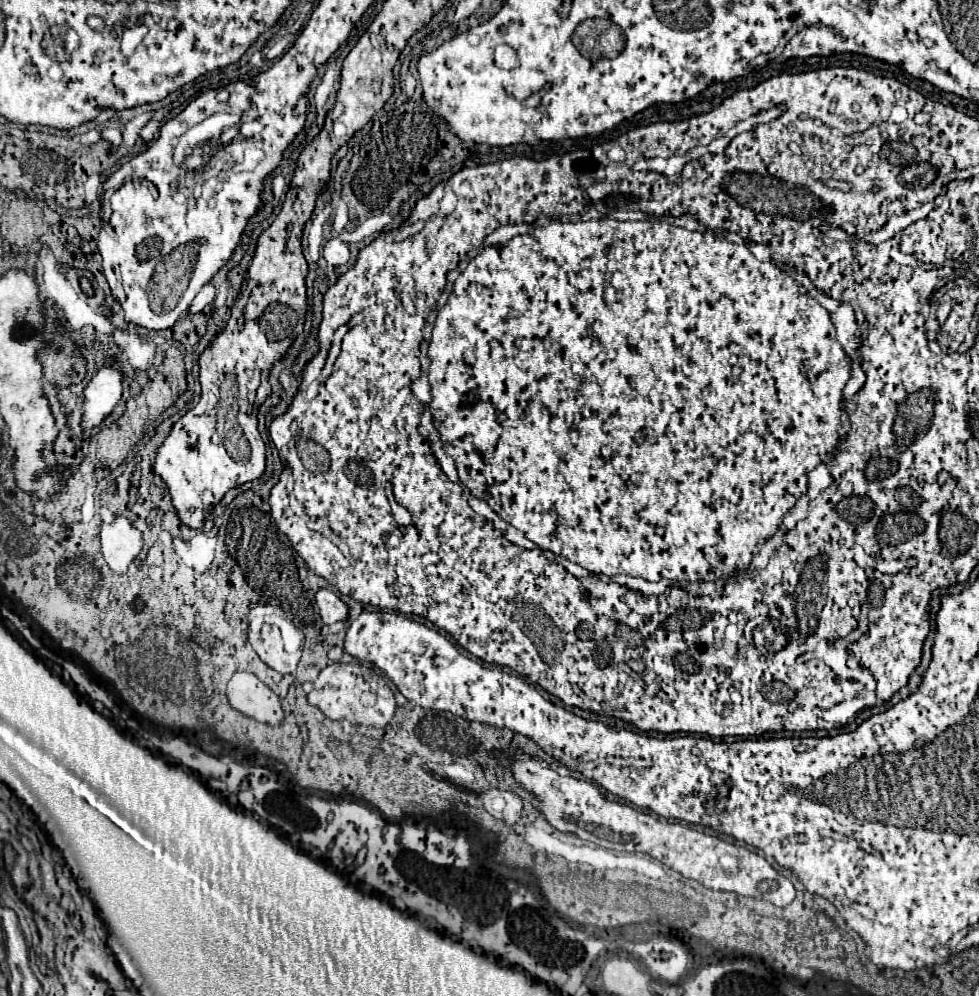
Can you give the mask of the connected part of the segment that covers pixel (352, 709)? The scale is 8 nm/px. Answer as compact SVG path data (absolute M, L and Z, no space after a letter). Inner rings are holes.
M337 663L325 667L313 683L313 691L307 695L307 701L309 705L319 707L329 719L347 719L353 725L385 727L395 711L395 697L384 679L359 663Z

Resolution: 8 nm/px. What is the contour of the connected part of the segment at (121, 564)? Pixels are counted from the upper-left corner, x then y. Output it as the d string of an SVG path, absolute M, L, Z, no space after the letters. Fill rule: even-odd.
M125 517L113 523L101 523L101 553L115 573L127 573L129 565L141 551L141 533Z

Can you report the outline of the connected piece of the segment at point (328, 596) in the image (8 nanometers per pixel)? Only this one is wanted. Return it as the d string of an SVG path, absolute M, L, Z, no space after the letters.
M319 589L315 595L315 601L319 605L319 613L321 613L323 623L331 625L335 621L347 619L347 611L349 611L347 605L331 589Z

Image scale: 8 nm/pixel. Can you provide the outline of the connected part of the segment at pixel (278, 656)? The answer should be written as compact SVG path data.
M253 605L249 611L249 643L265 665L275 669L277 673L291 675L291 673L295 673L299 659L301 659L303 631L297 629L293 625L293 621L289 621L279 607L275 607L275 605Z

